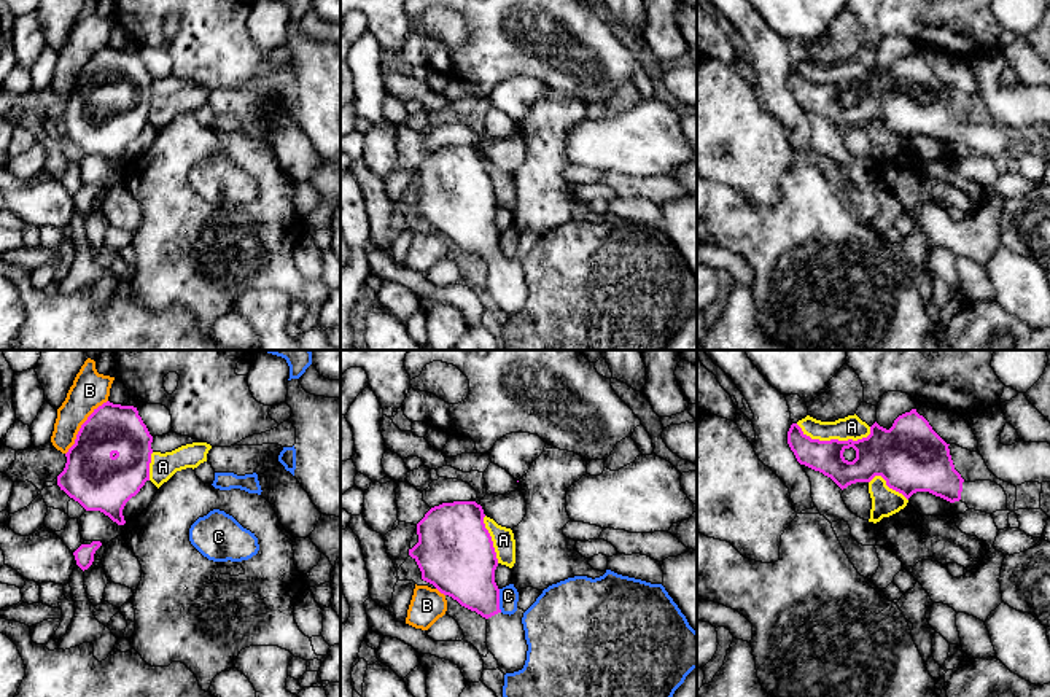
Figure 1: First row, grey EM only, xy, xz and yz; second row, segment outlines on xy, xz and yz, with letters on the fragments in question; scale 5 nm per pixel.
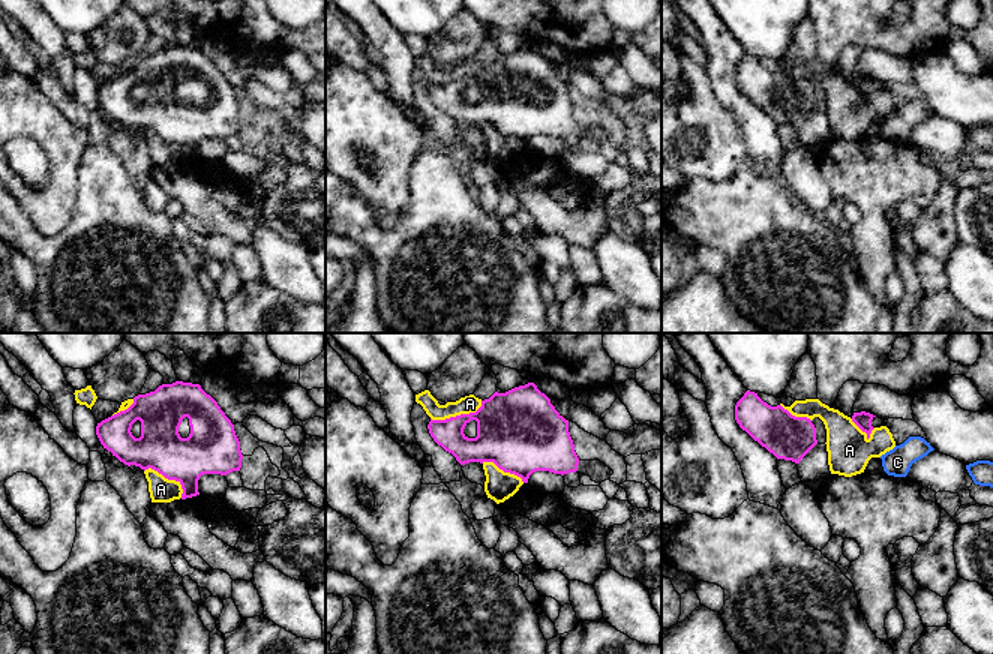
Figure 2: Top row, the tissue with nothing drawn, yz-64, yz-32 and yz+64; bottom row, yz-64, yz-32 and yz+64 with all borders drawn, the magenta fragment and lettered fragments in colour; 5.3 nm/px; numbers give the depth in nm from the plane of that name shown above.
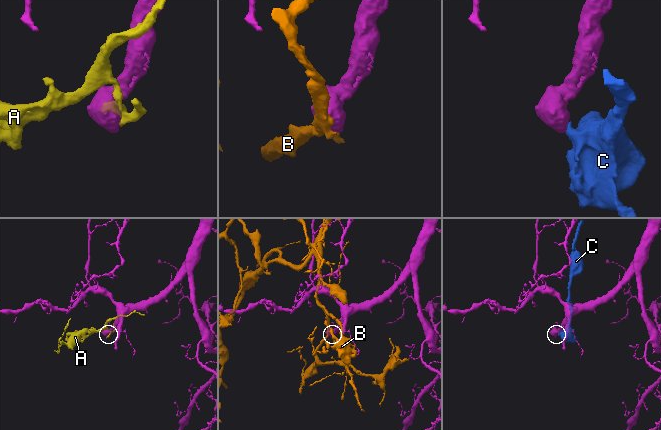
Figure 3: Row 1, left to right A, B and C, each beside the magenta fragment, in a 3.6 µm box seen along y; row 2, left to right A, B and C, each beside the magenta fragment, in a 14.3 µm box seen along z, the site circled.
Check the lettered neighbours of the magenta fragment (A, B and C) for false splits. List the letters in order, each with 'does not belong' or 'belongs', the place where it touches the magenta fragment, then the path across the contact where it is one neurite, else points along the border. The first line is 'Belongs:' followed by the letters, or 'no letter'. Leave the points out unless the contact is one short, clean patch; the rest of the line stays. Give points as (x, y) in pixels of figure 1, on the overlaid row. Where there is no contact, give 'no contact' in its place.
Belongs: no letter
A: does not belong; meets magenta in yz at (834, 440)
B: does not belong; meets magenta in xy at (81, 427)
C: does not belong; meets magenta in xz at (498, 600); border along xz (498, 589), (498, 608), (501, 611)

